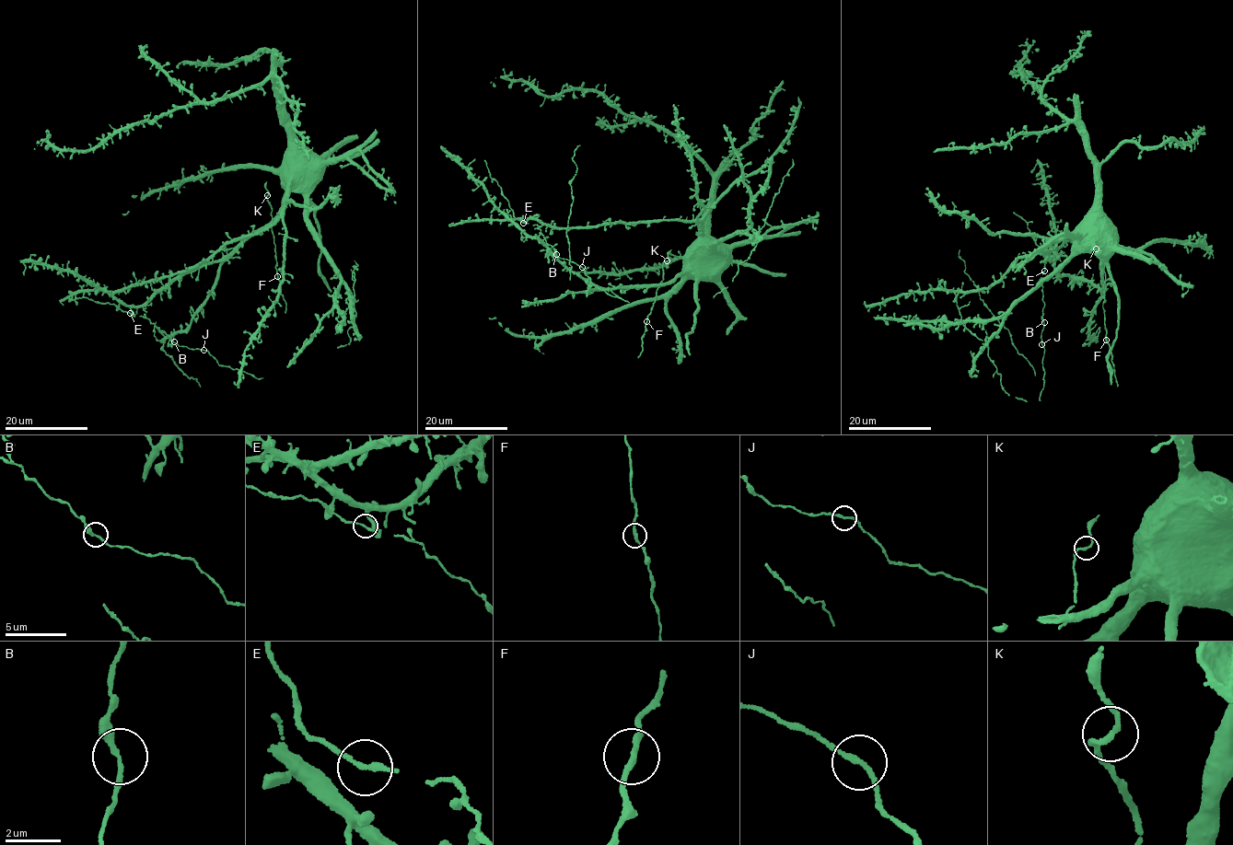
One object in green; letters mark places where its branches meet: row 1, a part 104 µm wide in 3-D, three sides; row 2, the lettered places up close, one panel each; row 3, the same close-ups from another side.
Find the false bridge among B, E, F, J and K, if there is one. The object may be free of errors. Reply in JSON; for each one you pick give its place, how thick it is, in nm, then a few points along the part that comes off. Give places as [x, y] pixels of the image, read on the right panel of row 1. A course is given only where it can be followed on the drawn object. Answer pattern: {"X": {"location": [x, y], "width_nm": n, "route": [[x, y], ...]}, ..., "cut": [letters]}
{"cut": []}

